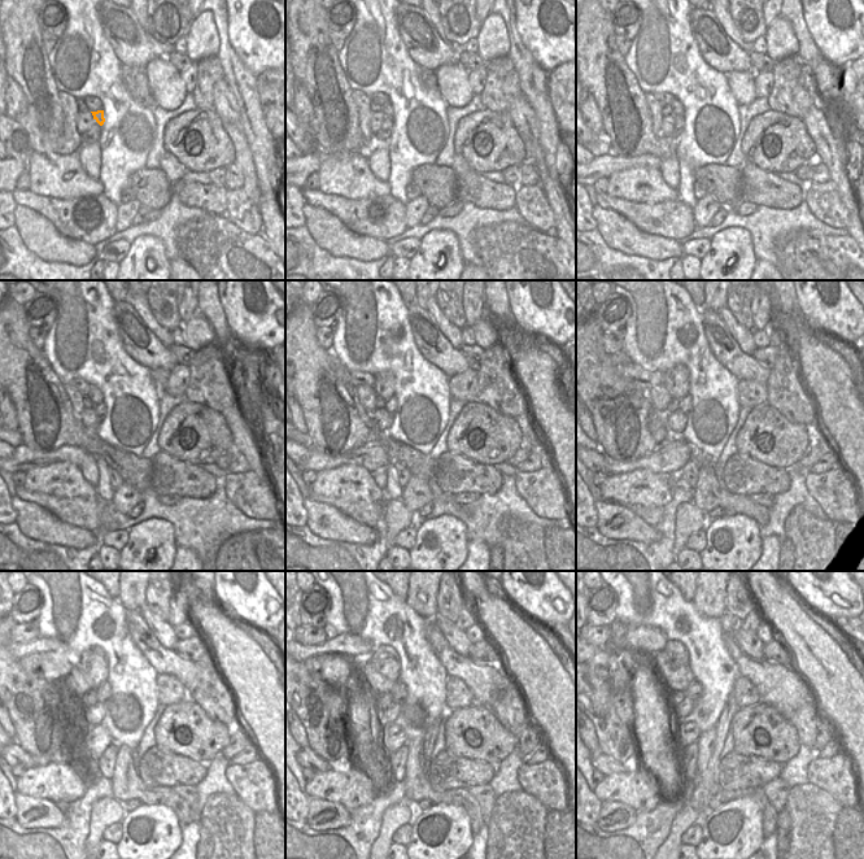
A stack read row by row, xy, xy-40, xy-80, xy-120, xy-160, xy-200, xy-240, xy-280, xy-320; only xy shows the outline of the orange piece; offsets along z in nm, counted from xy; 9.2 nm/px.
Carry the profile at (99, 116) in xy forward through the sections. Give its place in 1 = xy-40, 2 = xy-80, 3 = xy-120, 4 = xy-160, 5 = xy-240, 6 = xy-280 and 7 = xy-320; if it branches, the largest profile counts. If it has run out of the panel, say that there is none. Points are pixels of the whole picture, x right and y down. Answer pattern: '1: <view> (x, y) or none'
1: xy-40 (387, 109)
2: xy-80 (677, 109)
3: xy-120 (94, 393)
4: xy-160 (384, 386)
5: xy-240 (92, 663)
6: xy-280 (384, 659)
7: xy-320 (679, 655)

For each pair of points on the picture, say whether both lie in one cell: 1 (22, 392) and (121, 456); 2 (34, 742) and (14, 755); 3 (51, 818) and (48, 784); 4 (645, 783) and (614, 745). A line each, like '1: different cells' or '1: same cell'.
1: same cell
2: different cells
3: different cells
4: different cells

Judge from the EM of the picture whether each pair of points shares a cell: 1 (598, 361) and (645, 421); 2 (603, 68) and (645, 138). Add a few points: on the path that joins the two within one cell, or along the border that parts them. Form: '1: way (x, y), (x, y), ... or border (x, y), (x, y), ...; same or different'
1: way (609, 375), (629, 396), (629, 400), (636, 406); same
2: way (615, 87), (623, 105), (627, 126); same

